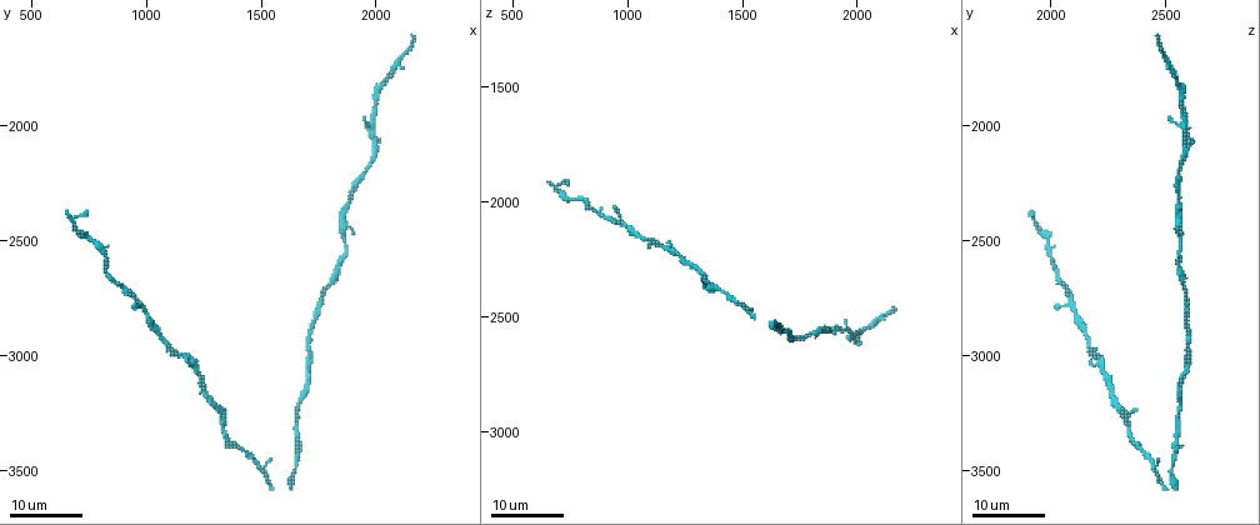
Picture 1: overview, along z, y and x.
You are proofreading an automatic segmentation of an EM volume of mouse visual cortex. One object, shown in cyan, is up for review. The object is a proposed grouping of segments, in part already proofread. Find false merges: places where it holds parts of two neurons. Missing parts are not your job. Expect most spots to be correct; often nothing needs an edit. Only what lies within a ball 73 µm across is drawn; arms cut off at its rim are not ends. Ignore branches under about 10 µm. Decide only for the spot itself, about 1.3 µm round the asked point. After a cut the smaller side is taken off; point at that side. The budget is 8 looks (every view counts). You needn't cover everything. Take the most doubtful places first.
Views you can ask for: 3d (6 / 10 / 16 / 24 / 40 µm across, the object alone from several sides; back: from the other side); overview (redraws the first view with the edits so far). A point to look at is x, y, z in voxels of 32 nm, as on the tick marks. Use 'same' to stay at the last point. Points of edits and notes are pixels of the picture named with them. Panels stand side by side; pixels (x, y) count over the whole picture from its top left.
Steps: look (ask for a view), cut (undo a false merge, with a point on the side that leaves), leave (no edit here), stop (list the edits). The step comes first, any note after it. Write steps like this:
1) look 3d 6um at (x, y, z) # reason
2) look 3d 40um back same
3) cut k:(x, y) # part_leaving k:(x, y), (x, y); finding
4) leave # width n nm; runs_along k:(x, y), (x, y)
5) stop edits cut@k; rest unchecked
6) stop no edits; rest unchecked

look 3d 24um at (1660, 3390, 2530) # two arms in line, one across

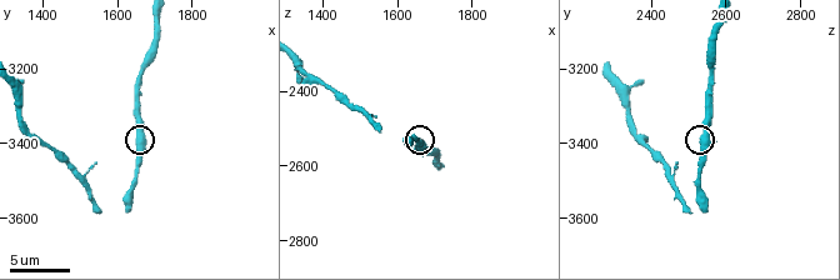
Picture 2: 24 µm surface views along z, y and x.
look 3d 10um at (1660, 3390, 2530)

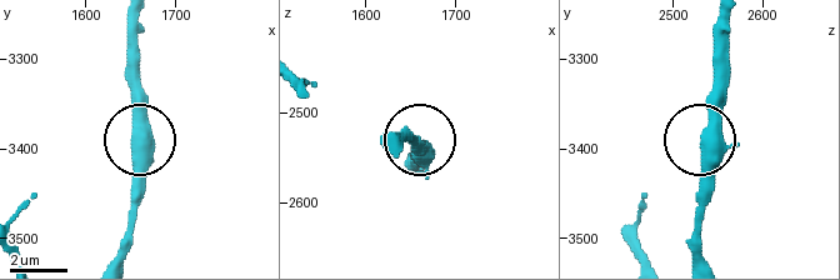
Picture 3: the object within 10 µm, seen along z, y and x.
look 3d 6um at (1670, 3390, 2540) # closer look

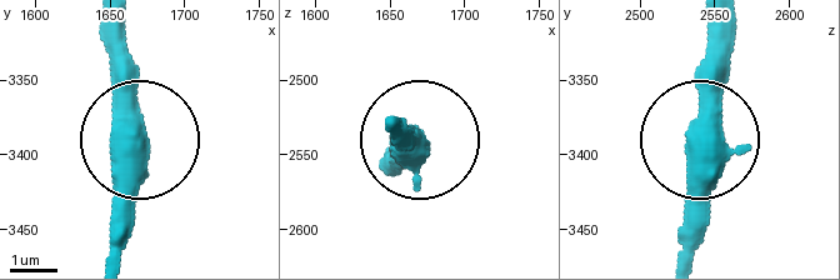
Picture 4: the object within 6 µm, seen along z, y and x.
leave # runs_along 4:(114, 143), (134, 130), (121, 23); continuous, no second neuron

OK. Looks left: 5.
look 3d 16um at (2010, 1840, 2560) # sudden change in width

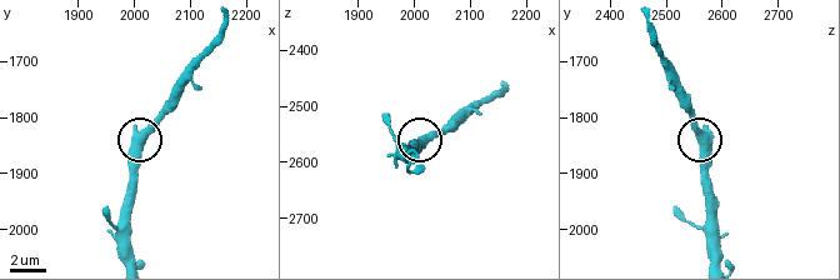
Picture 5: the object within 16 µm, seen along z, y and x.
look 3d 10um same

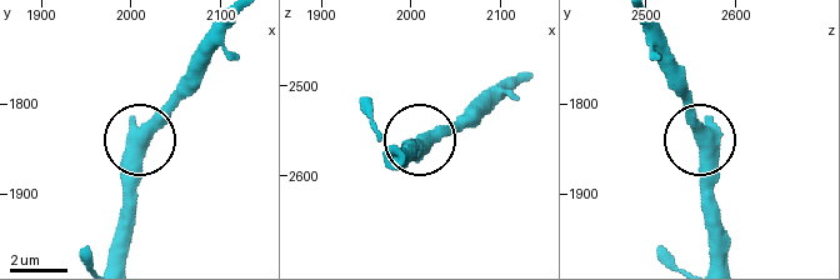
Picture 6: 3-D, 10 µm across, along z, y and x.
leave # runs_along 6:(125, 254), (128, 154), (188, 91); one neuron here

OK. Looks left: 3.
look 3d 16um at (1110, 2950, 2160) # two arms in line, one across

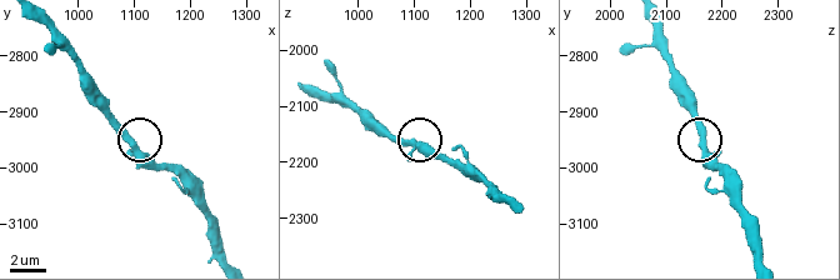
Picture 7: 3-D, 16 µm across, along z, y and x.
look 3d 6um at (1095, 2955, 2170)

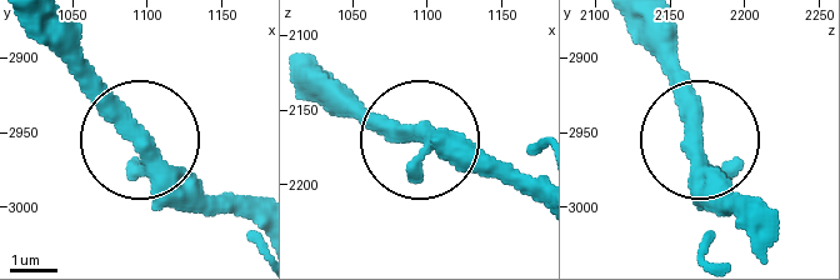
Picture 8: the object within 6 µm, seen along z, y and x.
look 3d 6um back at (1100, 2956, 2166)

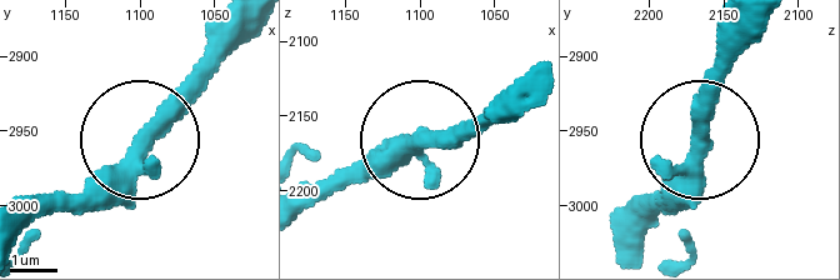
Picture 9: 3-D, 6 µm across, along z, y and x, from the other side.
leave # arms 3; runs_along 9:(303, 203), (399, 146), (459, 143), (503, 119); one neuron here

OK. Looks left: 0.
stop no edits; rest unchecked

